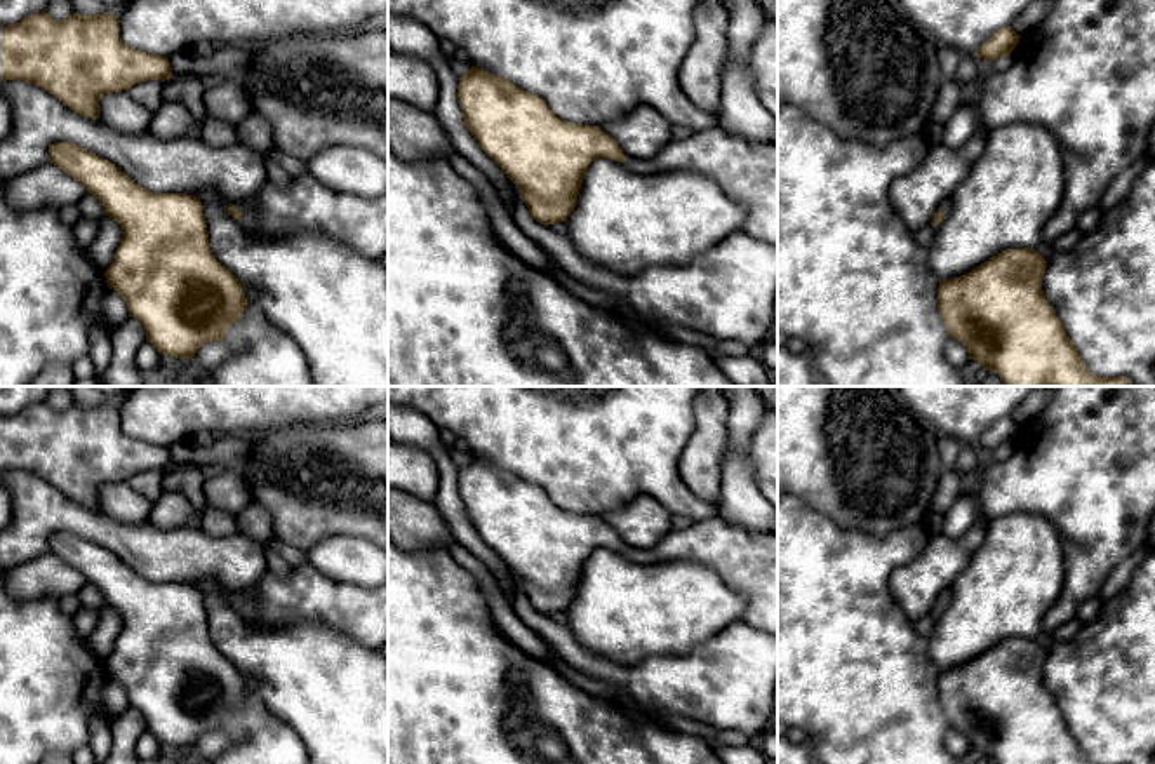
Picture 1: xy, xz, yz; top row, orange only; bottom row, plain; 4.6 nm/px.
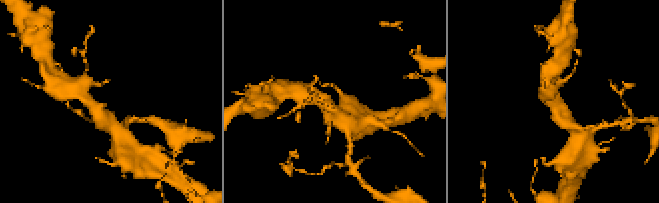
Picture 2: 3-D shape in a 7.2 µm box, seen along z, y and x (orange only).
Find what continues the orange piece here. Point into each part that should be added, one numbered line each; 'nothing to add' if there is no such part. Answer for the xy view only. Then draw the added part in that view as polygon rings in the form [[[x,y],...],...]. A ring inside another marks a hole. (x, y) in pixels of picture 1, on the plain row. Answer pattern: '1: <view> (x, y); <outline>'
1: xy (307, 594); [[[308,555],[287,576],[266,571],[254,590],[237,599],[250,621],[320,621],[369,649],[381,651],[388,644],[388,583],[364,588],[336,581]]]

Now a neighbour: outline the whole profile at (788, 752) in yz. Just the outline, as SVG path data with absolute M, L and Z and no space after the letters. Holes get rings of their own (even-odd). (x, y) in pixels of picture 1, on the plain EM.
M778 738L778 764L814 764L811 745L797 745L788 738Z

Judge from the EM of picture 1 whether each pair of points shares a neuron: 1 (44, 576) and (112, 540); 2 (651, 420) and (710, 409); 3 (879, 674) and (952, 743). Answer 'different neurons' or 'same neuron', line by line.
1: different neurons
2: different neurons
3: different neurons

